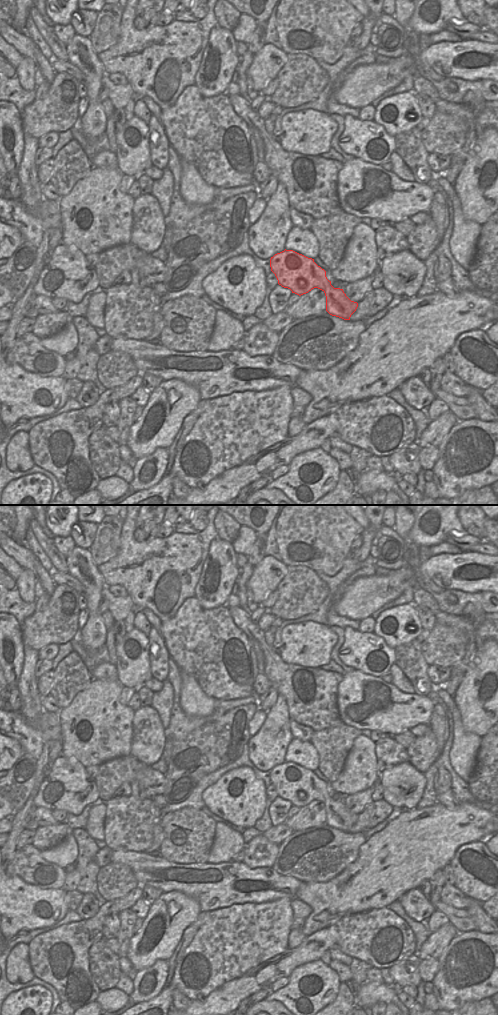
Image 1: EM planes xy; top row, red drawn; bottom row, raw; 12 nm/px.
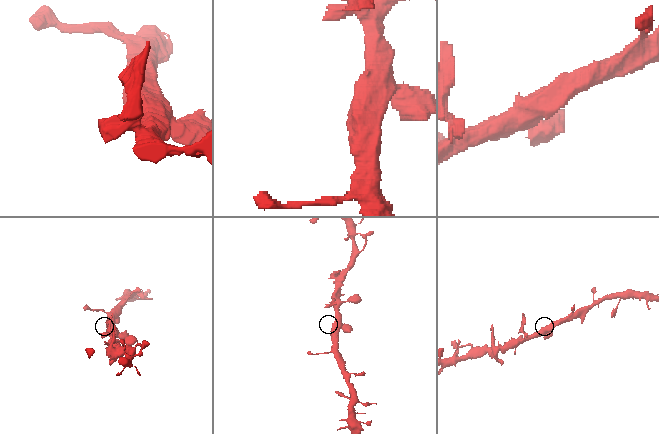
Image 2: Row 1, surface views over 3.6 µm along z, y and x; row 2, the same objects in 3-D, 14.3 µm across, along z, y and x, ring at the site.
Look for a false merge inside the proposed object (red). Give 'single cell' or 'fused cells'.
single cell

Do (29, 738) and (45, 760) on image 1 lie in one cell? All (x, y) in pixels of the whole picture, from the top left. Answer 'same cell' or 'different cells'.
different cells

